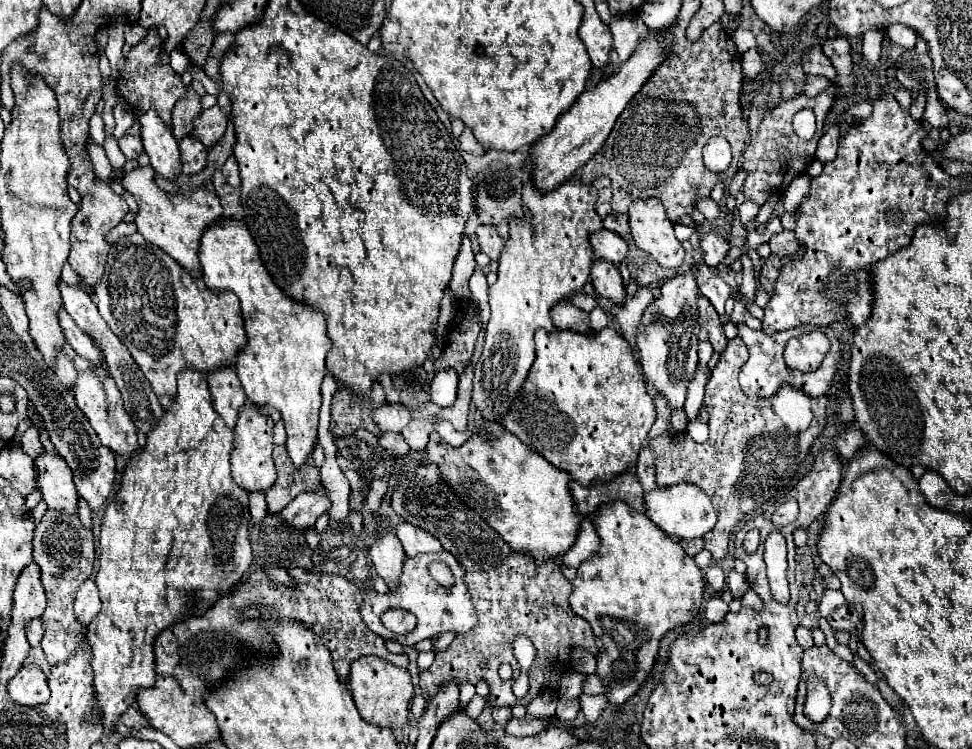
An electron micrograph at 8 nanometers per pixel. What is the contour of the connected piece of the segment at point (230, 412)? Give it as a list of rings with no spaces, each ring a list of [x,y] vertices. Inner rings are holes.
[[[221,367],[217,371],[211,371],[207,375],[209,381],[209,391],[213,397],[215,411],[225,419],[227,427],[235,427],[237,423],[237,413],[247,401],[243,387],[237,379],[237,373],[233,367]]]

